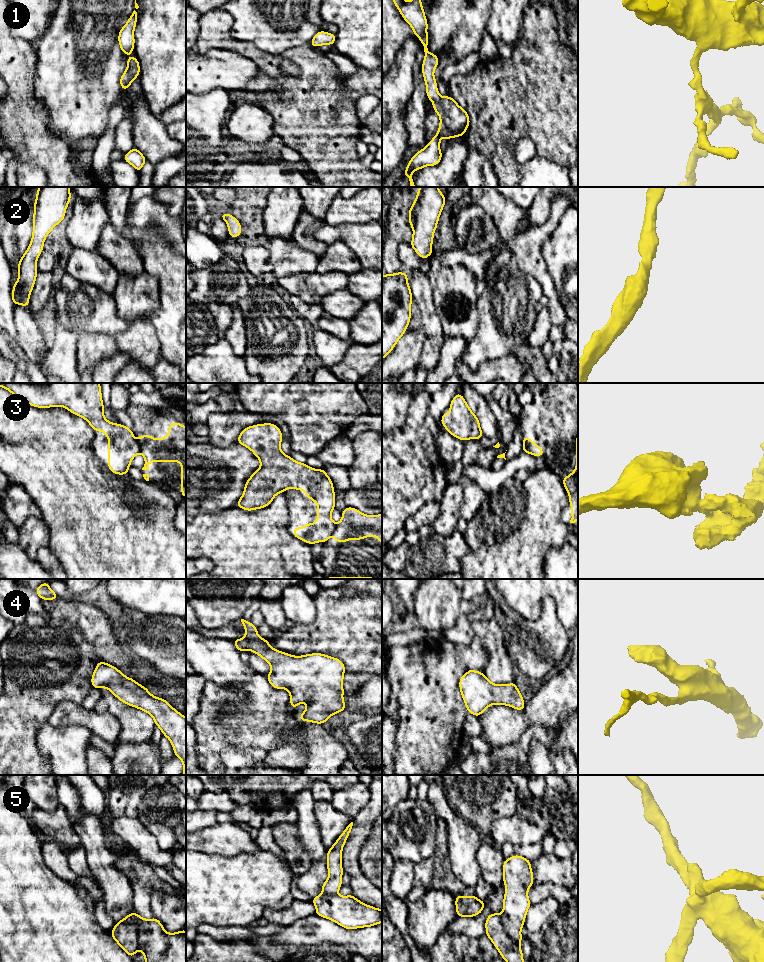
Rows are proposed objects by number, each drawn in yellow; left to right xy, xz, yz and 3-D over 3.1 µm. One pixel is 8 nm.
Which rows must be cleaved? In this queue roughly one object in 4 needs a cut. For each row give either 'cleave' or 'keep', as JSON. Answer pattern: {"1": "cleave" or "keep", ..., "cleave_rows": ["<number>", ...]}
{"1": "keep", "2": "keep", "3": "cleave", "4": "keep", "5": "cleave", "cleave_rows": ["3", "5"]}

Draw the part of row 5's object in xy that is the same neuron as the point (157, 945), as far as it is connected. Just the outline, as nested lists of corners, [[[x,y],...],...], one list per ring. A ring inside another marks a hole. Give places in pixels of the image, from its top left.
[[[135,911],[127,915],[122,921],[132,923],[138,931],[139,949],[145,958],[145,962],[186,962],[186,931],[167,933],[162,923],[156,918],[144,919],[140,915],[134,915]]]

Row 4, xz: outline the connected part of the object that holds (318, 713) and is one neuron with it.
[[[244,619],[241,622],[245,628],[245,637],[234,640],[234,646],[242,653],[245,650],[253,652],[270,664],[271,670],[266,678],[273,688],[289,692],[291,708],[296,710],[298,704],[307,704],[304,712],[298,716],[299,721],[325,724],[331,716],[346,709],[343,699],[345,665],[341,660],[323,653],[295,656],[279,651],[270,646],[269,640],[258,635],[258,628],[252,622]]]

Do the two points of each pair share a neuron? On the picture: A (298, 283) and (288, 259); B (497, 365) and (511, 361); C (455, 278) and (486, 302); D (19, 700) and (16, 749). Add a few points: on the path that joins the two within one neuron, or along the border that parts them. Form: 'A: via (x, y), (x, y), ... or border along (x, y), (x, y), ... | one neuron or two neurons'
A: border along (315, 271), (286, 275), (277, 279) | two neurons
B: via (500, 365), (508, 364) | one neuron
C: border along (478, 297), (477, 321) | two neurons
D: via (19, 712), (16, 715), (16, 737) | one neuron

